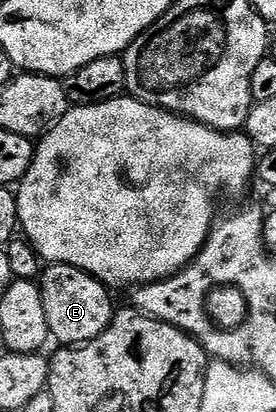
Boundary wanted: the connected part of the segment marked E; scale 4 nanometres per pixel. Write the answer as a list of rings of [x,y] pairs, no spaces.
[[[49,265],[40,274],[39,284],[43,295],[43,312],[47,314],[49,336],[61,347],[86,345],[91,339],[103,335],[111,323],[115,304],[109,298],[110,290],[102,281],[70,265]]]

